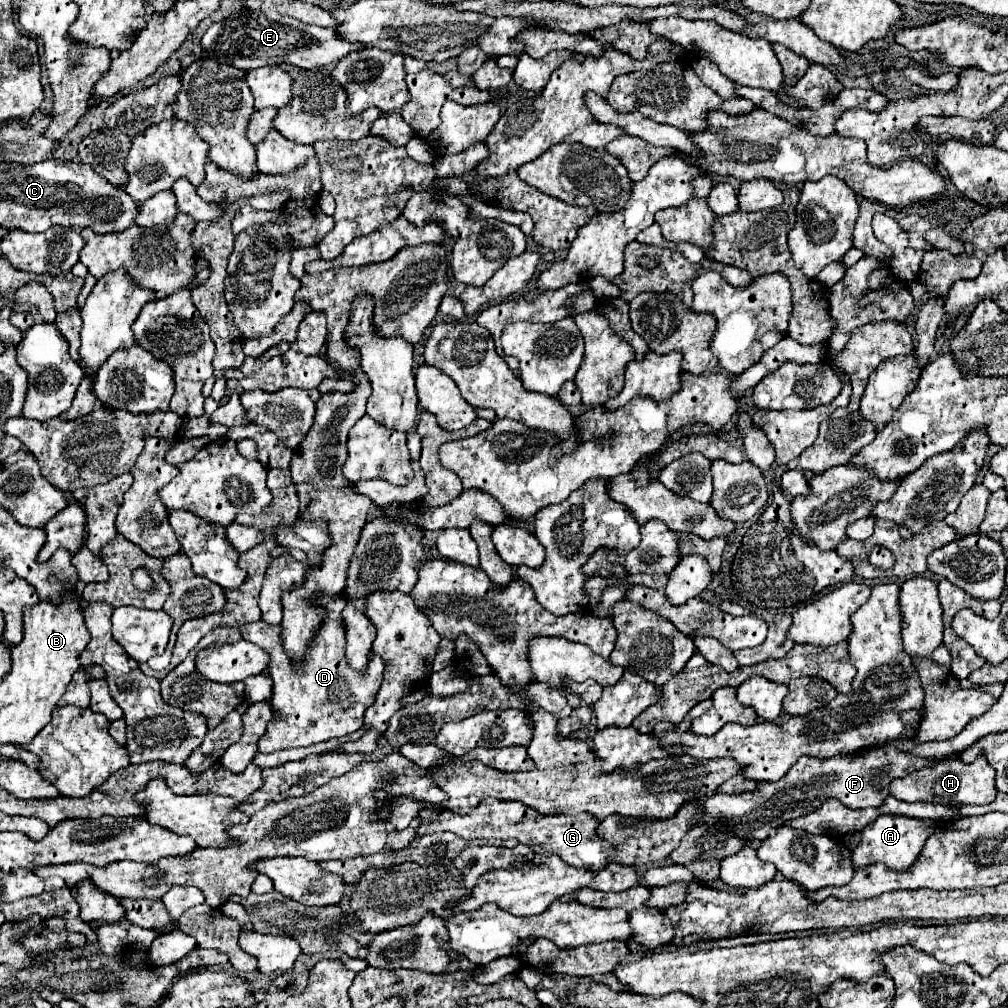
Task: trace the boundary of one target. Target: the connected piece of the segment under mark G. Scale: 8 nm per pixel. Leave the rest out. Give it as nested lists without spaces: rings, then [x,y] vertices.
[[[485,798],[477,808],[473,808],[469,814],[455,814],[445,808],[437,808],[435,820],[421,820],[417,834],[433,834],[433,832],[453,832],[461,836],[463,840],[507,840],[515,838],[521,844],[527,844],[537,854],[559,854],[569,866],[575,868],[605,868],[607,866],[607,850],[605,840],[597,836],[597,818],[589,814],[577,814],[577,816],[541,816],[533,808],[525,808],[521,802],[501,802]]]

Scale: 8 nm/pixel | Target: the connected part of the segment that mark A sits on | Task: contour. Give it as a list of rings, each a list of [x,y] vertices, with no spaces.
[[[879,814],[879,818],[875,822],[871,822],[869,826],[865,826],[861,830],[861,844],[859,848],[853,850],[853,866],[869,866],[875,862],[883,862],[893,870],[901,870],[901,868],[909,868],[909,864],[913,864],[913,860],[917,860],[925,840],[933,834],[933,820],[919,820],[919,818],[905,818],[905,816],[893,816],[893,814]]]

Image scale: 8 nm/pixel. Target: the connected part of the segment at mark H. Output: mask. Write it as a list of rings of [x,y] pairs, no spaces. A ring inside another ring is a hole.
[[[979,756],[971,764],[961,764],[961,760],[957,758],[939,762],[933,768],[923,768],[923,772],[913,772],[905,778],[893,780],[889,790],[891,790],[891,796],[903,802],[933,802],[933,804],[943,804],[943,806],[991,804],[997,796],[995,772],[983,756]]]

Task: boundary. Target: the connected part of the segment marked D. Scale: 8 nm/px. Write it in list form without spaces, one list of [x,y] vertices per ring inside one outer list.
[[[343,594],[317,596],[313,604],[327,610],[321,628],[307,644],[305,660],[293,662],[283,650],[281,624],[267,624],[263,620],[243,624],[239,628],[243,640],[261,646],[269,654],[269,676],[273,678],[273,720],[259,740],[259,752],[277,752],[293,746],[311,746],[321,740],[347,736],[363,726],[363,714],[373,704],[381,680],[385,662],[377,654],[369,654],[369,664],[363,672],[355,672],[345,662],[345,626],[341,610],[347,600]]]

